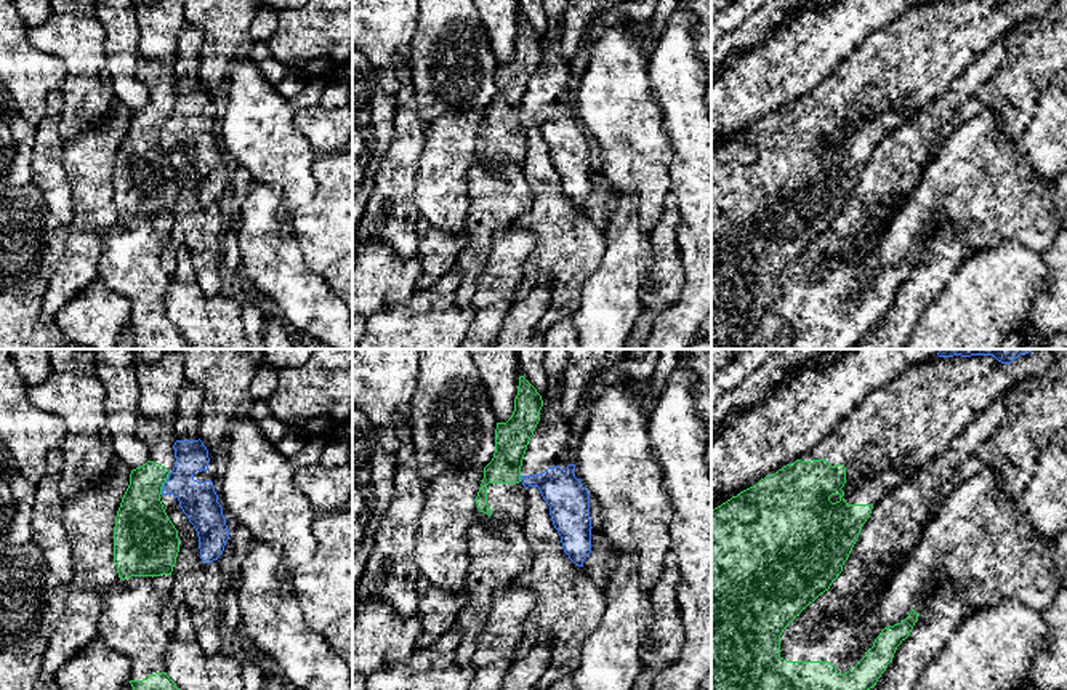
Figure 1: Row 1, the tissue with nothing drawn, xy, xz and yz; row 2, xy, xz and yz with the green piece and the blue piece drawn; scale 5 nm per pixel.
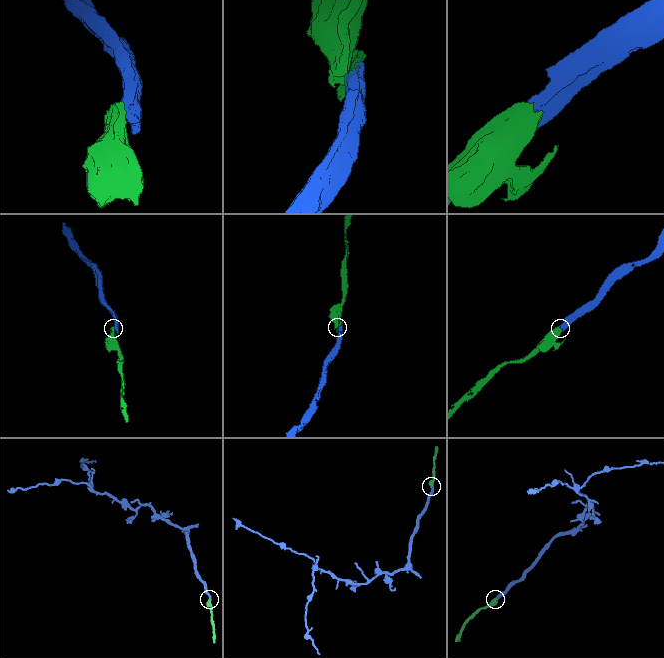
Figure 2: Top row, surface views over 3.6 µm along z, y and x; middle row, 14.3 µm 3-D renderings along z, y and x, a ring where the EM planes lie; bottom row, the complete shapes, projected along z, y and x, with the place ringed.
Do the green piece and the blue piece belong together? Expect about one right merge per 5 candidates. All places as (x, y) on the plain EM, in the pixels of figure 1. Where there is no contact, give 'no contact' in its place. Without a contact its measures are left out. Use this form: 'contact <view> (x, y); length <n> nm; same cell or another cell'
contact xy (164, 124); length 120 nm; another cell

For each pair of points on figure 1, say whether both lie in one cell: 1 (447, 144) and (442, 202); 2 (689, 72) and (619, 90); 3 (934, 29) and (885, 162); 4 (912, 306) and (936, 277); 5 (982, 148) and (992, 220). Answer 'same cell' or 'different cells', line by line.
1: same cell
2: different cells
3: different cells
4: same cell
5: same cell

